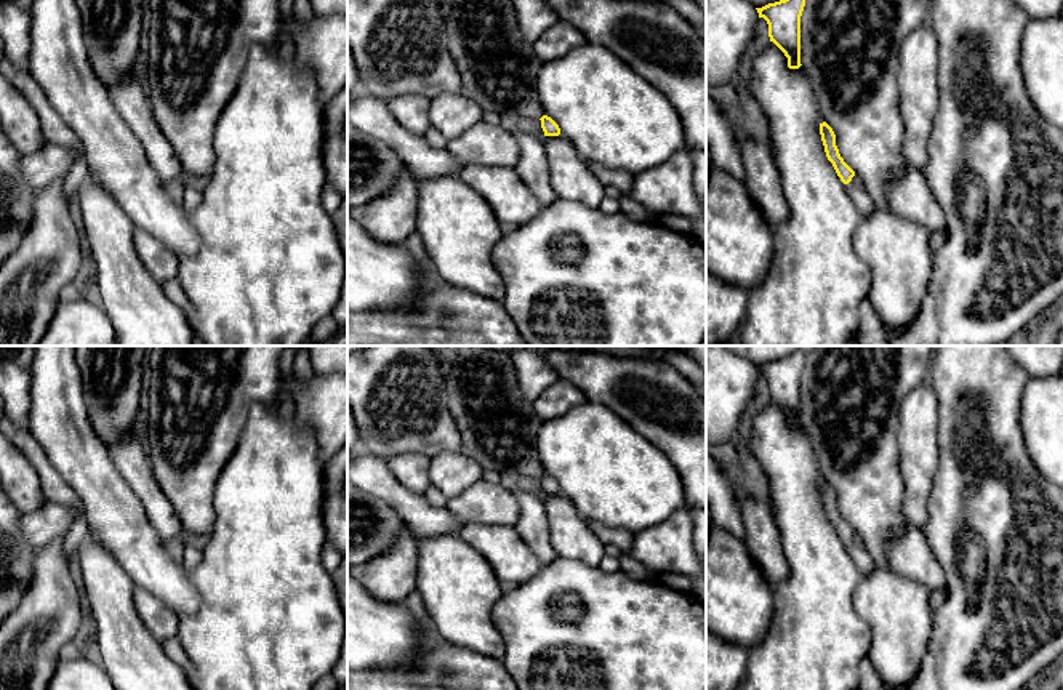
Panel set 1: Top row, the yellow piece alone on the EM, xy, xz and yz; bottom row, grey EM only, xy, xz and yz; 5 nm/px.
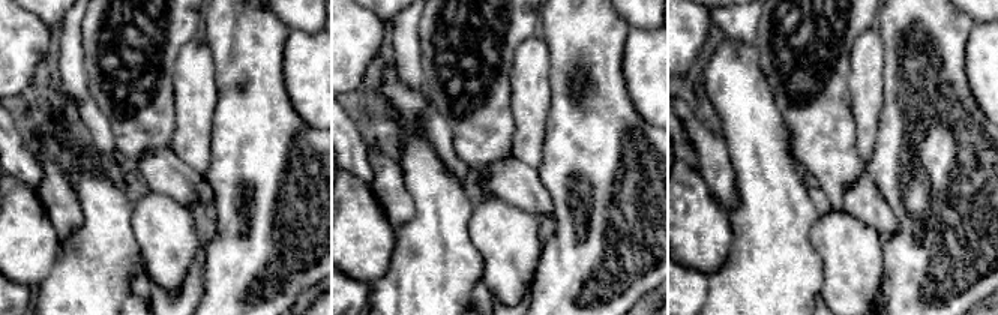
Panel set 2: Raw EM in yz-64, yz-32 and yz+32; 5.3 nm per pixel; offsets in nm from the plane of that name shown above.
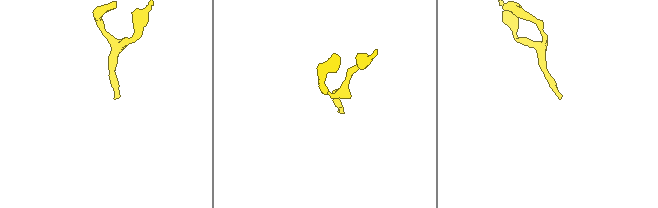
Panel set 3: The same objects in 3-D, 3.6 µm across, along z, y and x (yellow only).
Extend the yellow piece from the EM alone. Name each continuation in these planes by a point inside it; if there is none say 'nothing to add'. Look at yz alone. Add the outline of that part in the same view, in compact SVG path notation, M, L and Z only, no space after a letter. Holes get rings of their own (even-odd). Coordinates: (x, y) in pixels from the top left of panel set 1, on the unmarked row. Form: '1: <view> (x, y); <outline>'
1: yz (855, 546); M856 533L847 543L847 549L848 549L850 556L853 557L856 567L863 573L871 573L877 567L876 562L872 560L871 554L868 552L868 549L864 548L863 540Z

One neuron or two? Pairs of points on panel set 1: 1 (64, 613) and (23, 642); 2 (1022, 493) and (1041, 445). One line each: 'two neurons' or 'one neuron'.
1: one neuron
2: two neurons

